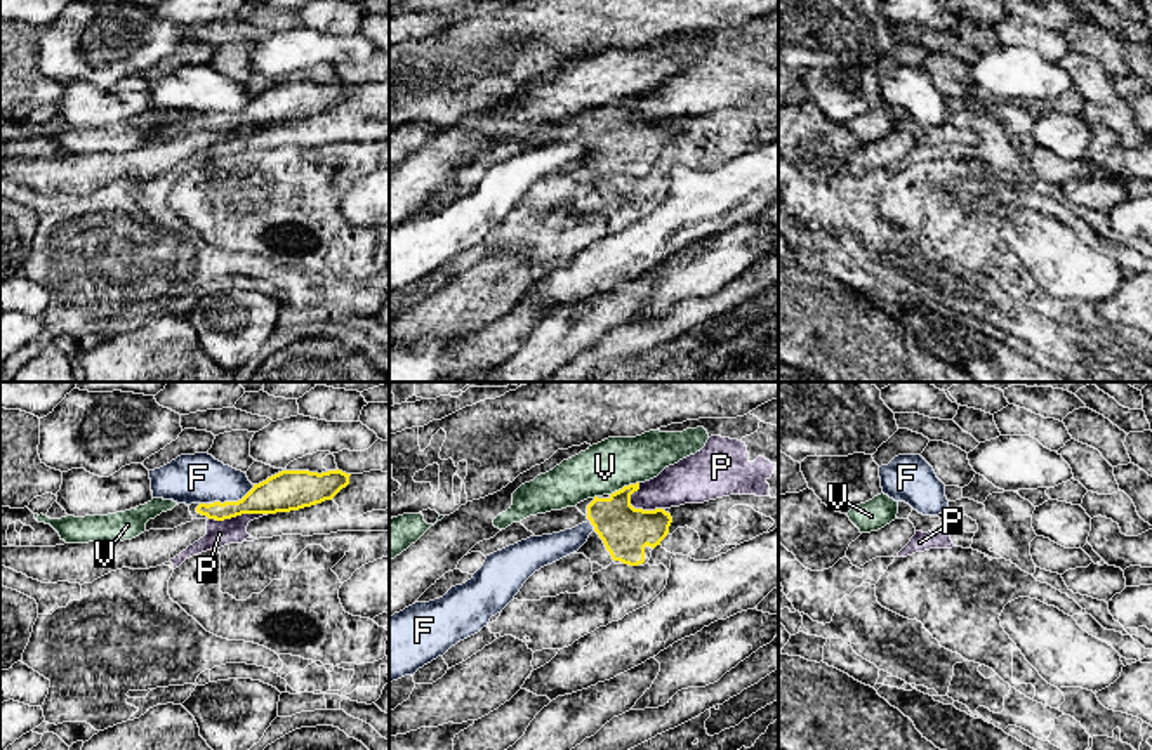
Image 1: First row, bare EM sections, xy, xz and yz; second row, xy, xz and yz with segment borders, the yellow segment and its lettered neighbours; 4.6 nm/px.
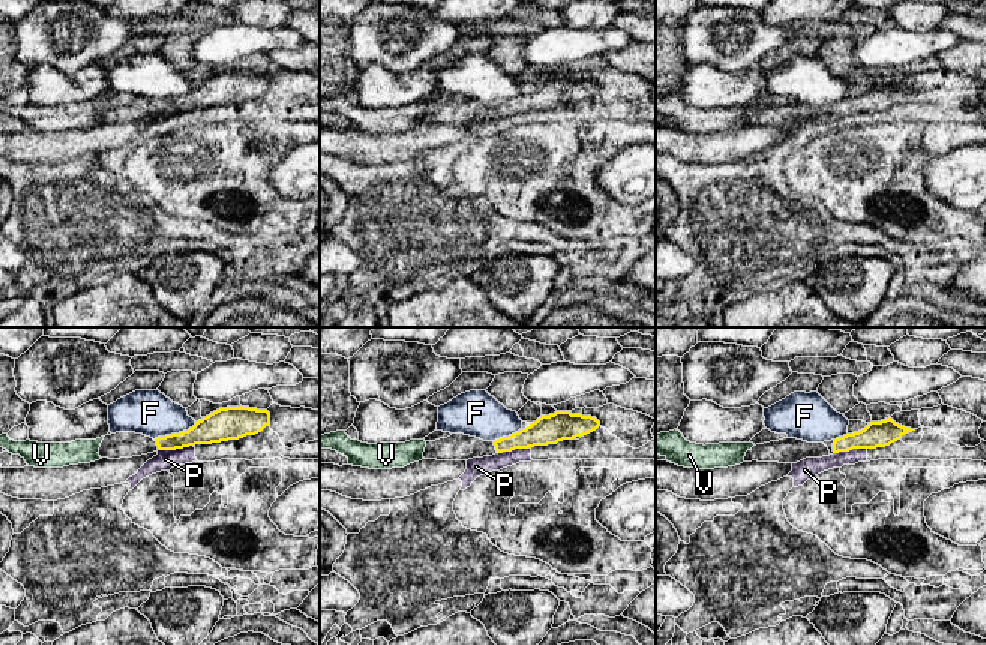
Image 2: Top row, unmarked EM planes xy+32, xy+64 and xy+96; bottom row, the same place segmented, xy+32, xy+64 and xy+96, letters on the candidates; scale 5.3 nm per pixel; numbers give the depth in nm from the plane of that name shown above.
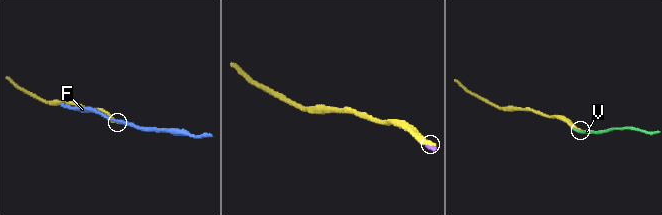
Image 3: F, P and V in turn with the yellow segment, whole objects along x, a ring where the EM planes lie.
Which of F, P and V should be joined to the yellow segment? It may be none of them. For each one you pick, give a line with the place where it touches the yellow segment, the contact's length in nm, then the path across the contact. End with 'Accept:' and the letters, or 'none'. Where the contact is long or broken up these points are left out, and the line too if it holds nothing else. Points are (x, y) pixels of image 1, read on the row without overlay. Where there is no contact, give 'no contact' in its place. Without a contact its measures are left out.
Accept: none

